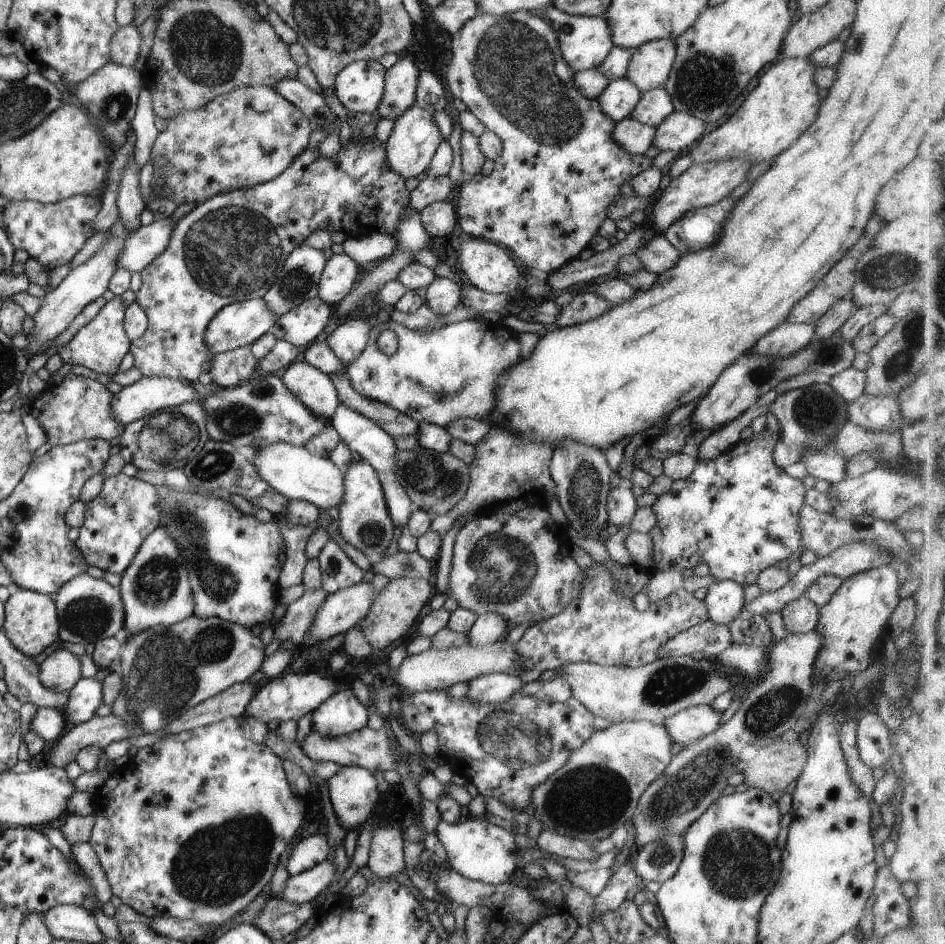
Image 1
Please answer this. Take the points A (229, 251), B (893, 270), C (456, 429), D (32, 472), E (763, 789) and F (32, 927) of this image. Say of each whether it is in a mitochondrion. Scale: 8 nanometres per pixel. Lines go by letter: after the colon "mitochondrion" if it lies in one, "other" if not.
A: mitochondrion
B: mitochondrion
C: other
D: other
E: other
F: other

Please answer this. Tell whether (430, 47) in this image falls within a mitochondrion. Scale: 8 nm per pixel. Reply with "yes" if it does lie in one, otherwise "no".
no

